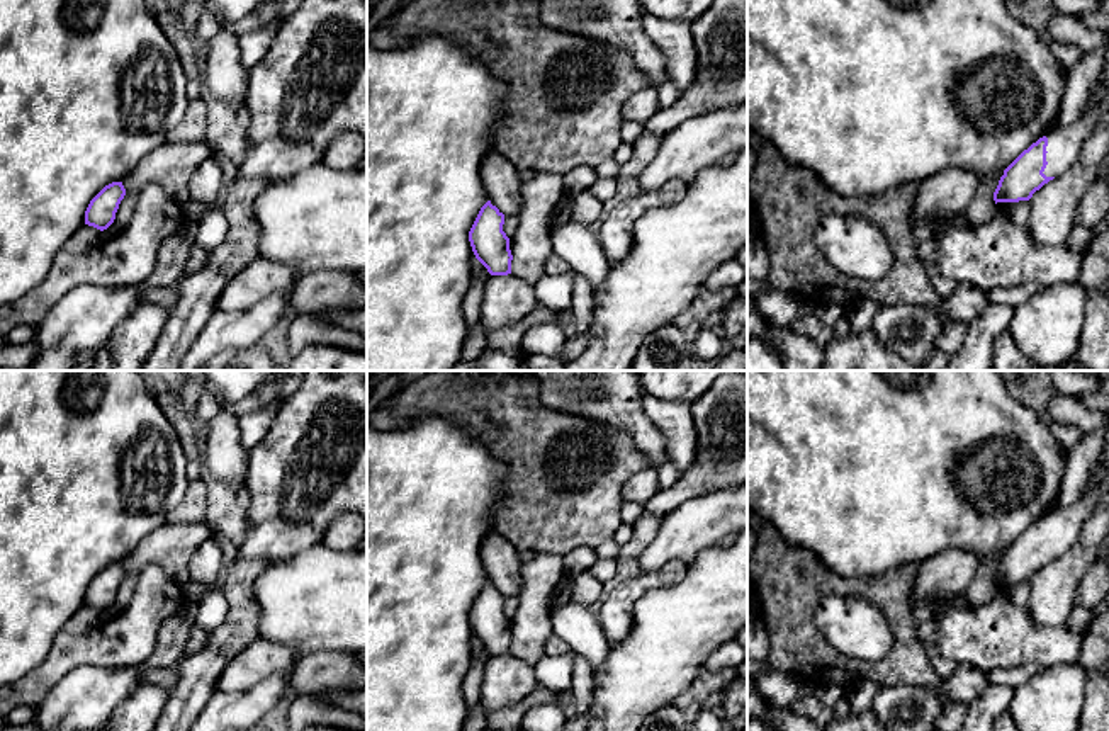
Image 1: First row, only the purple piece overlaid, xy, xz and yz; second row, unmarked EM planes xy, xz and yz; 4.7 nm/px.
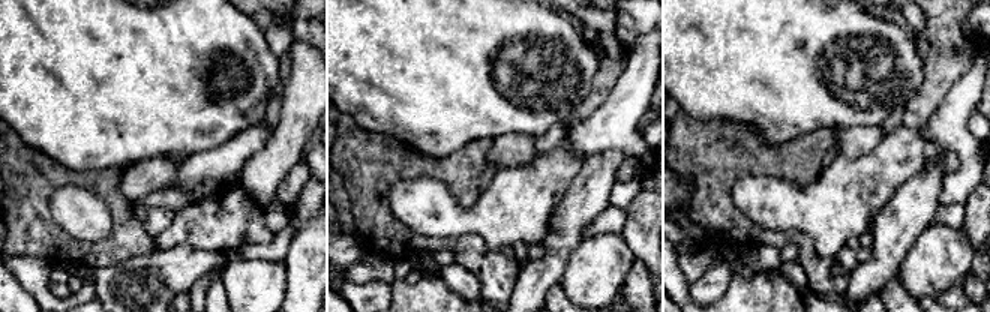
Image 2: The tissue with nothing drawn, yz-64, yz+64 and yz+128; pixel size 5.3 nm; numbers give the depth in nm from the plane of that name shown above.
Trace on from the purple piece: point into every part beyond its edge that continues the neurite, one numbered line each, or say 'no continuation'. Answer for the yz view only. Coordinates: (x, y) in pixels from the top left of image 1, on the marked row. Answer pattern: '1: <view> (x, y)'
1: yz (1063, 148)

